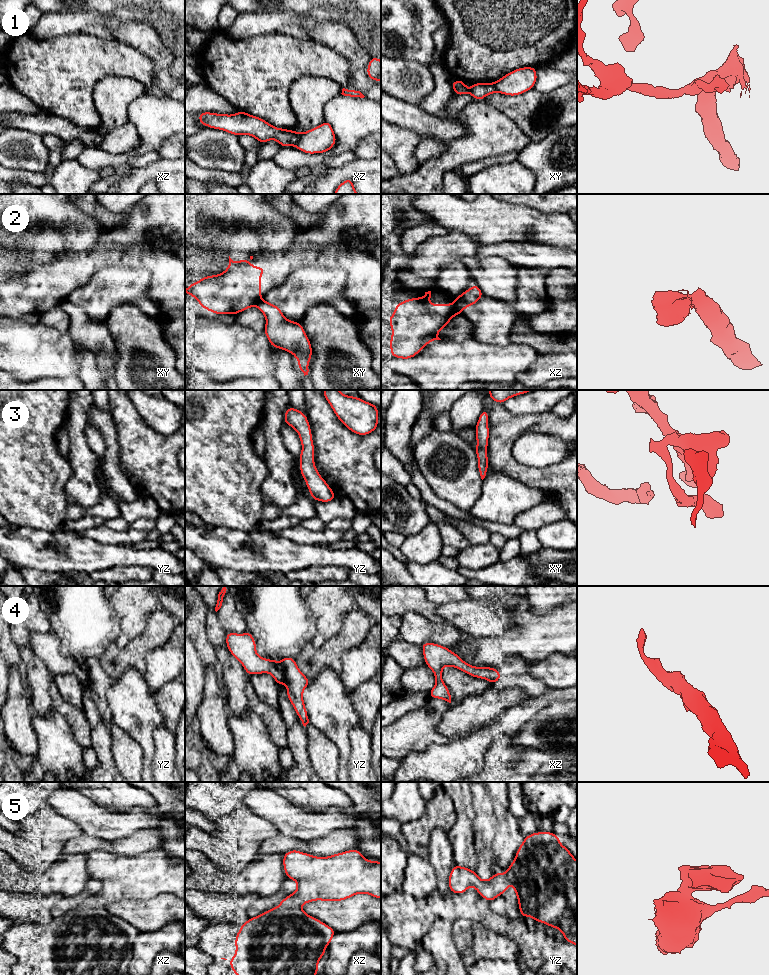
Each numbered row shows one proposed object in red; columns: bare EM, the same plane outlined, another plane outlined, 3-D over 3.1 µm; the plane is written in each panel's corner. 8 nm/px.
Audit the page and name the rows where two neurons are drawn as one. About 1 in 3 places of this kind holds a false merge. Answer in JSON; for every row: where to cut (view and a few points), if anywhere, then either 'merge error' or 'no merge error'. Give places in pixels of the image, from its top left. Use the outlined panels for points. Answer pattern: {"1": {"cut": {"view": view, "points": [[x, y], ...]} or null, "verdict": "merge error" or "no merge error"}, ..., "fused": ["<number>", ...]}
{"1": {"cut": {"view": "xz", "points": [[300, 134], [299, 139], [294, 144]]}, "verdict": "merge error"}, "2": {"cut": {"view": "xz", "points": [[453, 303], [454, 310], [457, 313]]}, "verdict": "merge error"}, "3": {"cut": null, "verdict": "no merge error"}, "4": {"cut": null, "verdict": "no merge error"}, "5": {"cut": null, "verdict": "no merge error"}, "fused": ["1", "2"]}

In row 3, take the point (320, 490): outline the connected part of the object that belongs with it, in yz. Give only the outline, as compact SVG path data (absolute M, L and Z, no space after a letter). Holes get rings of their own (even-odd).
M290 406L284 414L284 423L298 432L302 444L299 468L301 476L306 481L307 488L311 493L312 500L319 500L324 503L332 501L337 495L315 467L314 443L306 414Z

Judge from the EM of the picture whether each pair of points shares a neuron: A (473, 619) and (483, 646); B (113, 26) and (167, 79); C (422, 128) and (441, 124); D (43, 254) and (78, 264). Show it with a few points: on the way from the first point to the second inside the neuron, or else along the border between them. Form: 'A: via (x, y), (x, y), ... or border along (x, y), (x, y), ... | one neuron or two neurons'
A: border along (509, 627), (499, 634), (490, 637) | two neurons
B: via (130, 34), (136, 34), (162, 62) | one neuron
C: via (427, 126), (436, 126) | one neuron
D: via (52, 261), (55, 264), (69, 264) | one neuron

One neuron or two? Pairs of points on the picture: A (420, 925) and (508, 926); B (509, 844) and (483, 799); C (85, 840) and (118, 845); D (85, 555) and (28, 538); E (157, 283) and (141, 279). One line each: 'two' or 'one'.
A: one
B: two
C: one
D: one
E: two

